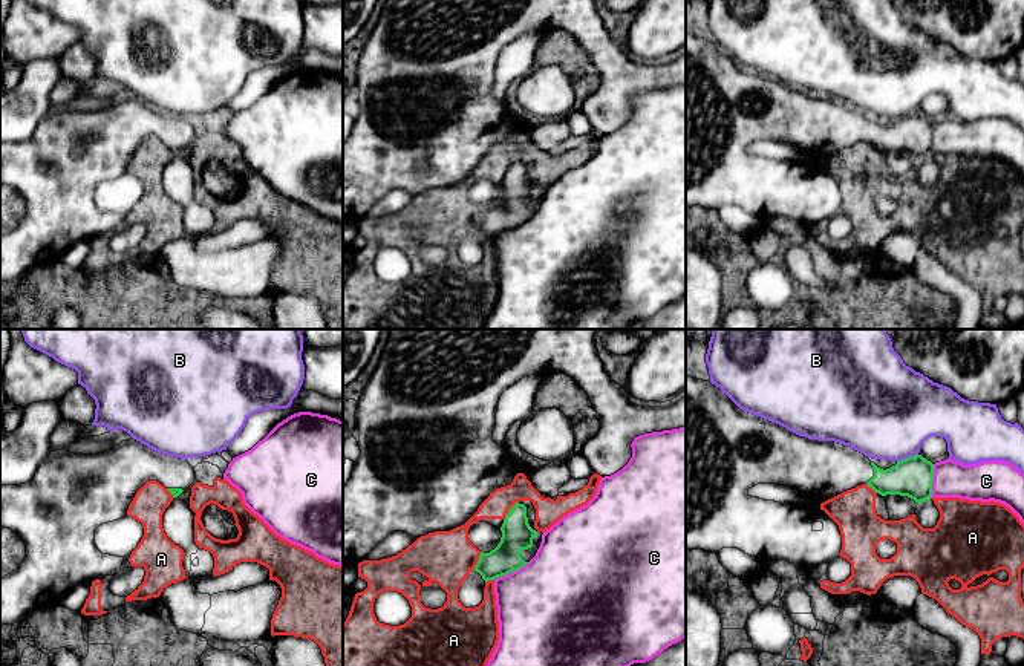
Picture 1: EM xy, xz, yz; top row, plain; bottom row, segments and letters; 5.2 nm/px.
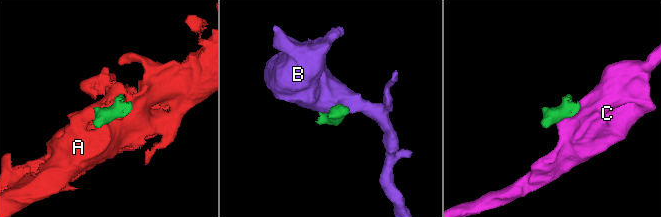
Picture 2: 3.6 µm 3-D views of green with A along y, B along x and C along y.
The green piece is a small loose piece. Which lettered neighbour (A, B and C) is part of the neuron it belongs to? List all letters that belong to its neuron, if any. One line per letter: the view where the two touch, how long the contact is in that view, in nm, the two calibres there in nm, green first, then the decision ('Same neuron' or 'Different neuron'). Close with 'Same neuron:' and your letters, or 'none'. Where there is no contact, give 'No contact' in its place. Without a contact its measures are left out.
A: Touches green in xz. Shared border 130 nm. Thickness 160 nm (green) against 140 nm. Different neuron
B: Touches green in yz. Shared border 120 nm. Thickness 200 nm (green) against 460 nm. Different neuron
C: Touches green in xz. Shared border 220 nm. Thickness 160 nm (green) against 460 nm. Different neuron
Same neuron: none

